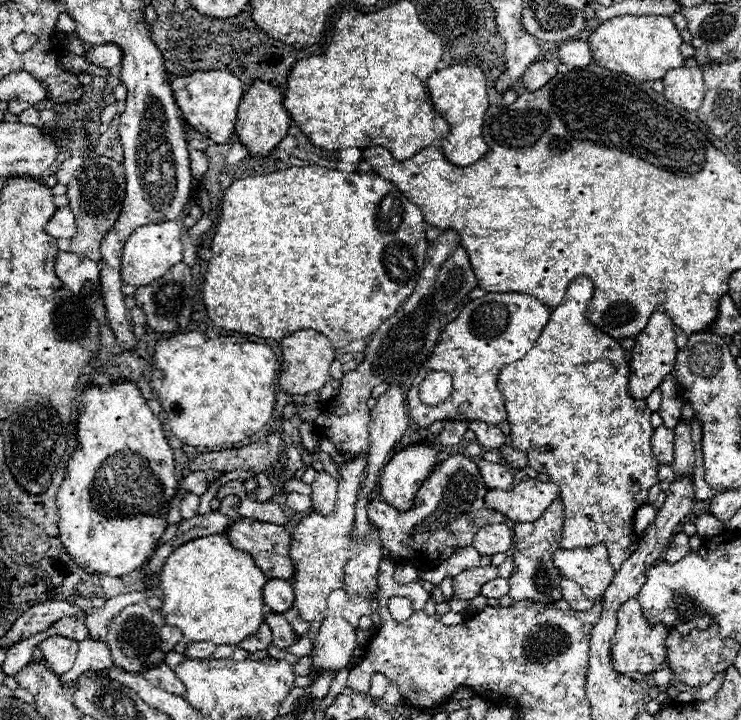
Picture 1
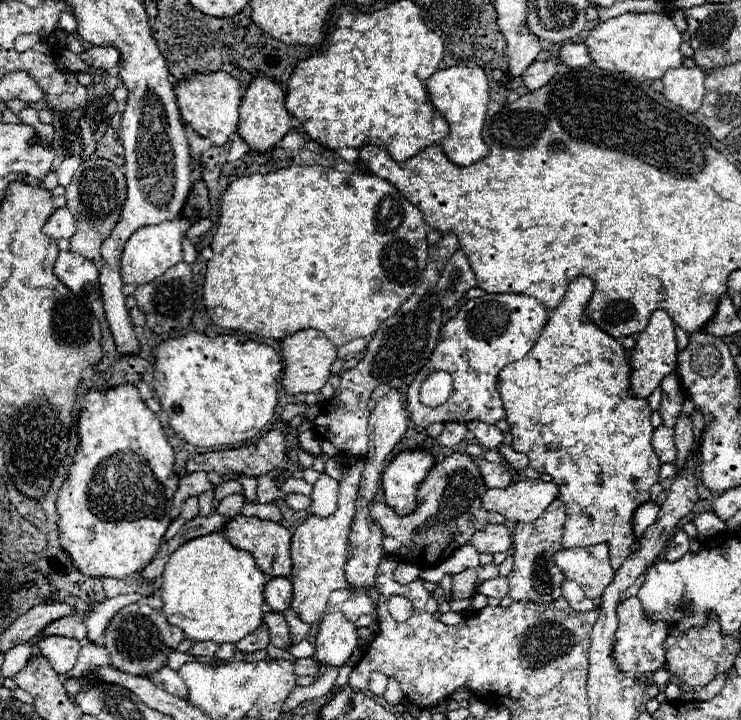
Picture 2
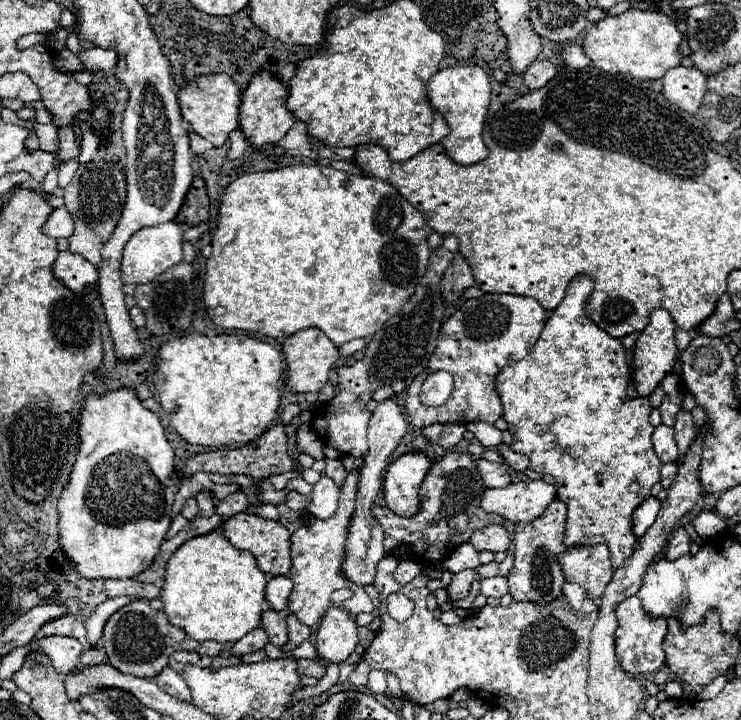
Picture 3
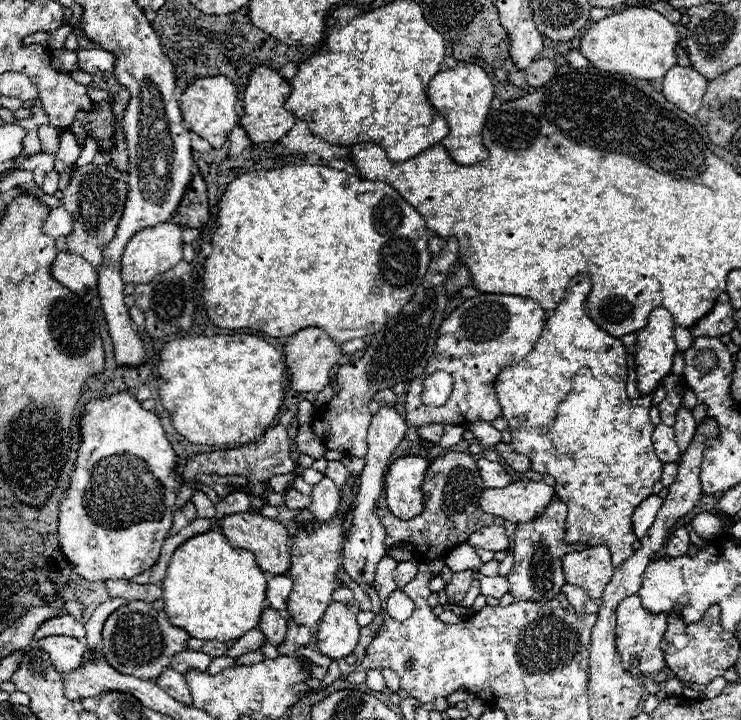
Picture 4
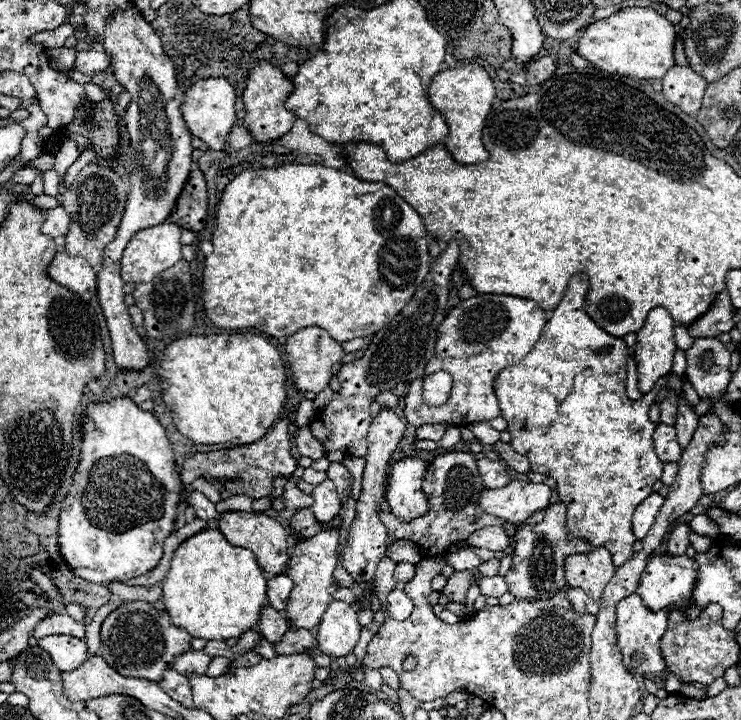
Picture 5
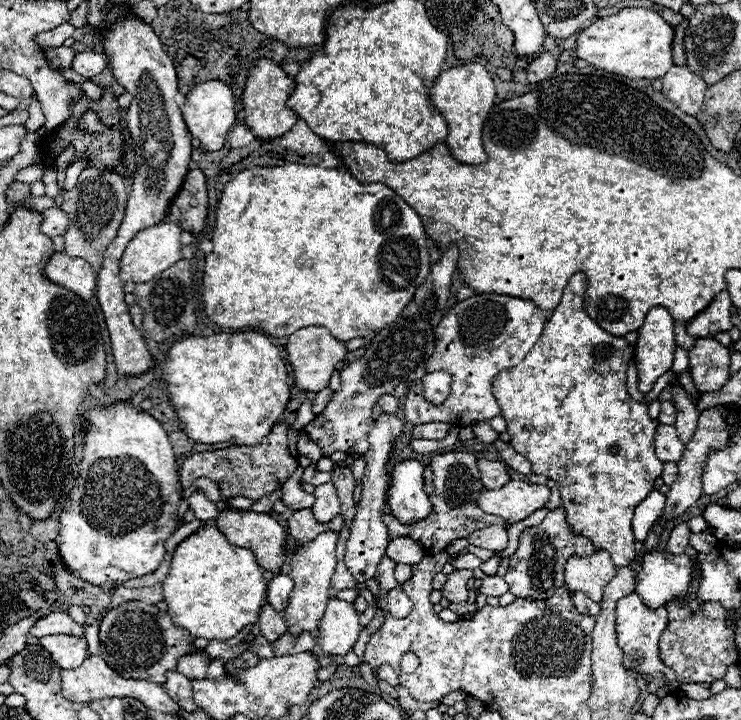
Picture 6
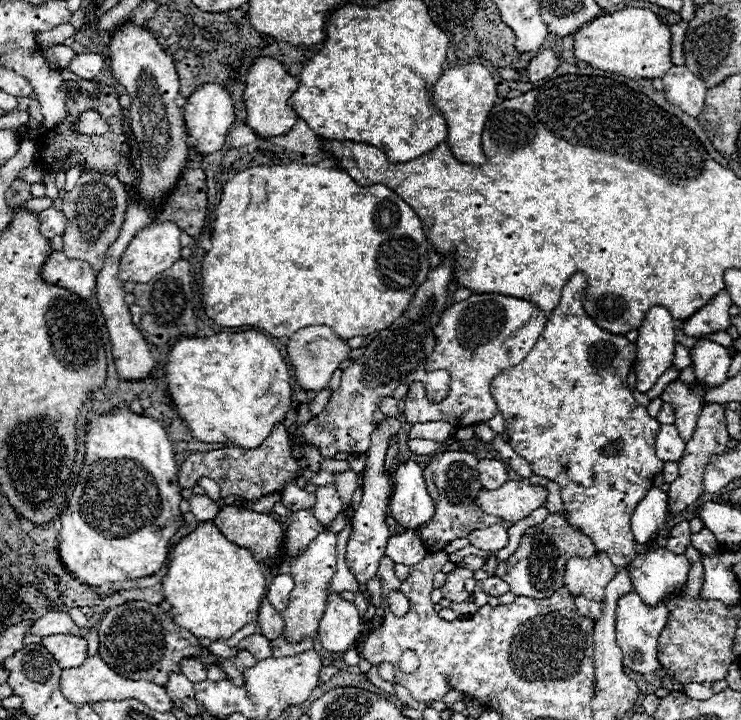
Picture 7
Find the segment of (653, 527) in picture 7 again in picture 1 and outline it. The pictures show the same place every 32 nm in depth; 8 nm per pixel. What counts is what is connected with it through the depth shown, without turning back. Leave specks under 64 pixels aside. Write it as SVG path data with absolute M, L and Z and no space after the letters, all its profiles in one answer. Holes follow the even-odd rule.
M644 504L642 508L638 508L638 512L634 514L634 530L636 535L640 536L646 530L646 526L650 522L654 522L654 518L656 518L656 508L650 506L650 504Z

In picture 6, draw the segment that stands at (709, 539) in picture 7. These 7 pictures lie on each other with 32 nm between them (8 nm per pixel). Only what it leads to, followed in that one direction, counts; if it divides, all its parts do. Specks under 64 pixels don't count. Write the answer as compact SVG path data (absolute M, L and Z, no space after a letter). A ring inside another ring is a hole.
M708 532L690 534L690 546L696 548L696 552L712 552L712 548L714 548L714 536L710 536Z

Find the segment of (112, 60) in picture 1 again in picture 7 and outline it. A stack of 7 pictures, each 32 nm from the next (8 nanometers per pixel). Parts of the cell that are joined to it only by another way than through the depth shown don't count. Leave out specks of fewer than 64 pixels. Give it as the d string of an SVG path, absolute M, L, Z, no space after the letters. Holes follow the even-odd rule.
M94 52L76 54L74 60L70 62L68 70L72 70L76 76L80 76L84 80L92 80L94 76L98 76L104 70L104 58Z

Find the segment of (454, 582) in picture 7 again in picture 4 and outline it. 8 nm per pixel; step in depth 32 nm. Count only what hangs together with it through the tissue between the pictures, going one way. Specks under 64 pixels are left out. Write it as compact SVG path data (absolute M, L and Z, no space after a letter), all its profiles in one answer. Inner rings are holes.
M476 570L454 572L450 584L446 584L446 588L444 588L448 600L450 602L460 602L466 596L466 592L468 592L468 588L470 588L470 584L472 584L474 578L476 578Z

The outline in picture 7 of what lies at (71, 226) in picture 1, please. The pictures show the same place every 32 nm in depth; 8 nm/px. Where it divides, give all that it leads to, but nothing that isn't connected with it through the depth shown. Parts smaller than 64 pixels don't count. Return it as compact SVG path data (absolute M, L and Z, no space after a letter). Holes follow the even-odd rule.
M48 208L48 210L42 210L38 214L38 218L40 218L40 232L42 232L42 236L54 238L54 236L62 236L64 234L64 230L66 230L66 216L64 216L64 212Z

